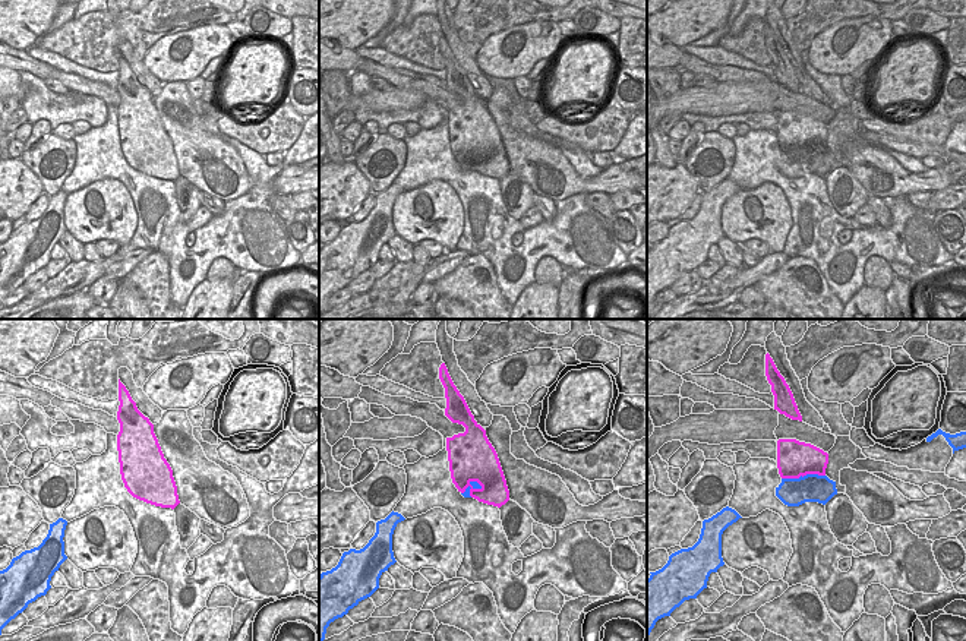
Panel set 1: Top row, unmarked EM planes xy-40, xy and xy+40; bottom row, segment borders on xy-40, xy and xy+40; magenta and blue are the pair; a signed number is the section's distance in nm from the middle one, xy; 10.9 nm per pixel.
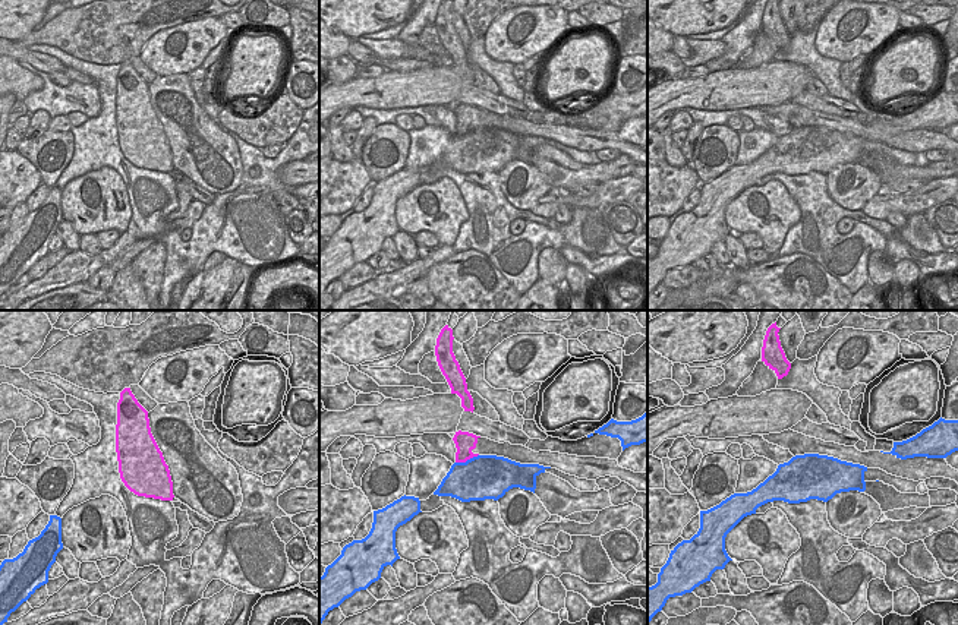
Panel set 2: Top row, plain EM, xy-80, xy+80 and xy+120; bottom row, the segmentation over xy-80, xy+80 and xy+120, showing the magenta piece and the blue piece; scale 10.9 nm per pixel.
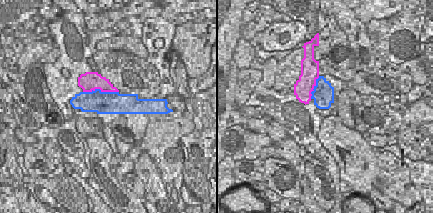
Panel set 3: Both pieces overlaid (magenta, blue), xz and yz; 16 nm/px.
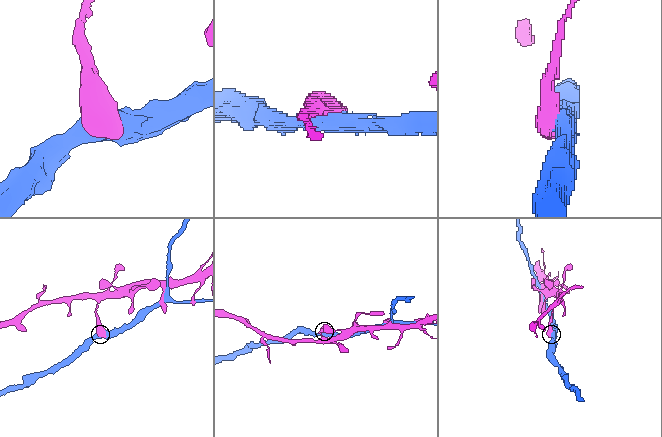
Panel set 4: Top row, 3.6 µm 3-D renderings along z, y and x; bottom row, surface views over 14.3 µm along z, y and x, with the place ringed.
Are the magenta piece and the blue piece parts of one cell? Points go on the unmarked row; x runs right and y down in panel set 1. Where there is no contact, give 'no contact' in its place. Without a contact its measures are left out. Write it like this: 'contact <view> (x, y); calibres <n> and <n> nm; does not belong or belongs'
contact xy+40 (802, 148); calibres 400 and 320 nm; does not belong

